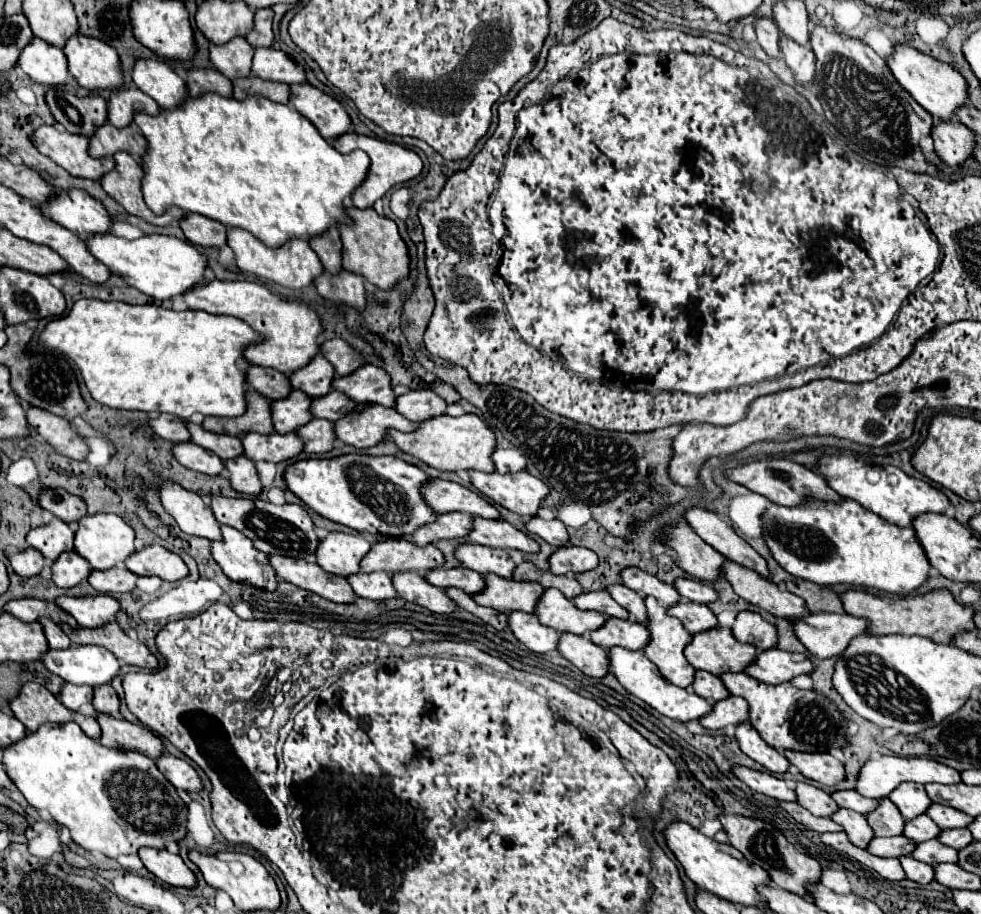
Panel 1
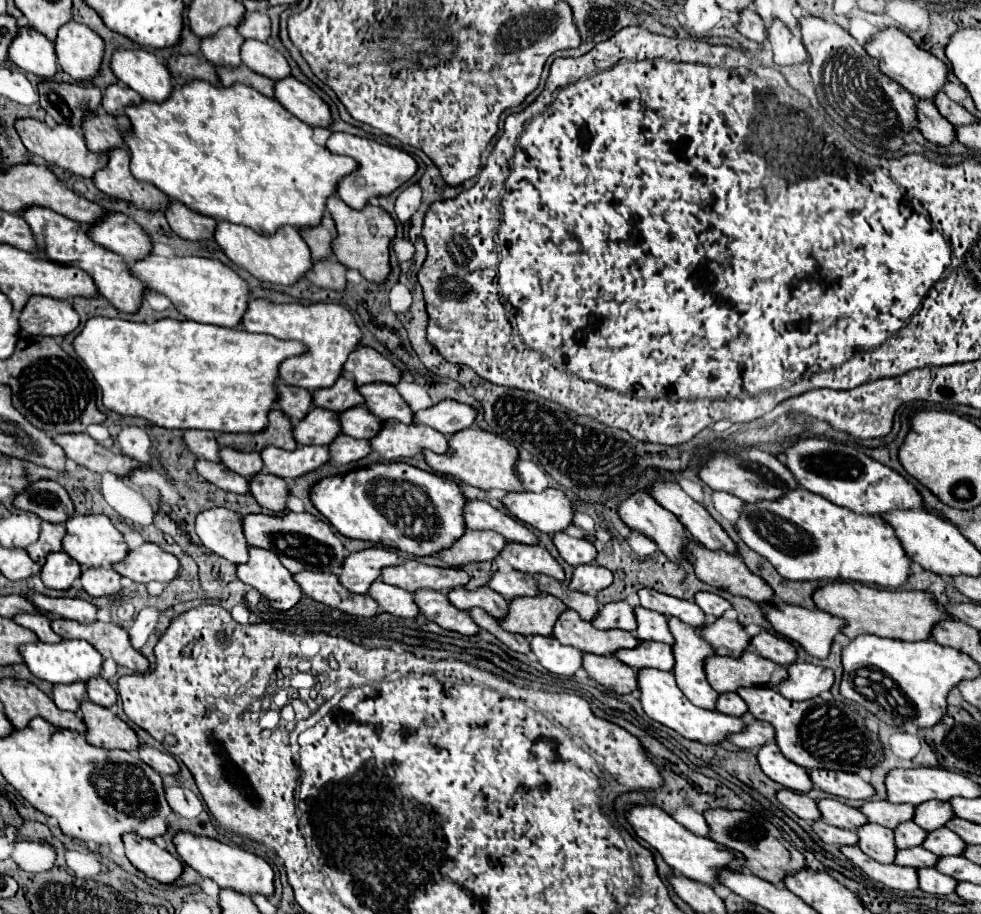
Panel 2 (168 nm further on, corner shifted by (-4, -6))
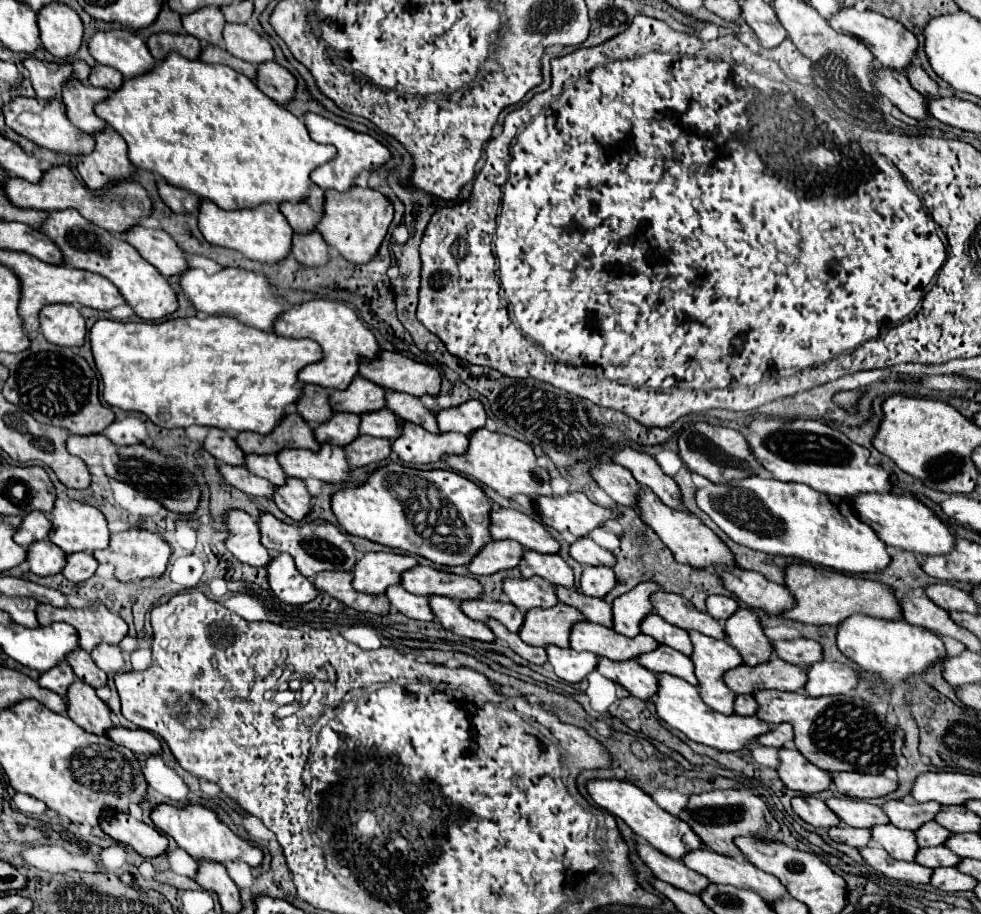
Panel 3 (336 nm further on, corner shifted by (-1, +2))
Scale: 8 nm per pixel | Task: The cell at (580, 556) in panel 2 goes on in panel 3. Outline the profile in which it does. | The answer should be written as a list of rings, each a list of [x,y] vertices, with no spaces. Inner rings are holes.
[[[581,538],[581,540],[575,540],[571,544],[571,556],[573,560],[577,560],[579,564],[585,564],[585,566],[615,566],[617,564],[617,558],[601,548],[599,544],[595,544],[591,538]]]

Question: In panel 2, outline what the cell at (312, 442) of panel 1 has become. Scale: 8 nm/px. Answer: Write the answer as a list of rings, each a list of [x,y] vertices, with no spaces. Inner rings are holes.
[[[338,434],[330,444],[328,444],[328,452],[330,452],[330,460],[338,462],[338,464],[348,464],[354,460],[360,460],[364,456],[370,454],[368,442],[366,440],[356,440],[352,436],[346,434]]]

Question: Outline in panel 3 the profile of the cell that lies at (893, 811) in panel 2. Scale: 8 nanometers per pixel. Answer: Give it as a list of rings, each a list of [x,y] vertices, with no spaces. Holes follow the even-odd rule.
[[[889,800],[883,806],[885,814],[897,828],[917,830],[925,822],[935,820],[935,816],[941,812],[941,804],[919,804],[919,802],[903,802],[903,800]]]

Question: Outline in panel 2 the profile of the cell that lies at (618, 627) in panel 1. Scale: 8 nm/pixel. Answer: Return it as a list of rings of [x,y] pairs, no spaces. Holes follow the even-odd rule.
[[[640,640],[636,648],[620,648],[612,656],[616,656],[632,668],[672,670],[672,648],[664,642]]]

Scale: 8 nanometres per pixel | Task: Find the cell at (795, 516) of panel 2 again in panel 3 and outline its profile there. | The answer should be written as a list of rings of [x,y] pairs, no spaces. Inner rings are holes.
[[[749,476],[699,488],[695,500],[733,542],[751,550],[791,556],[847,574],[879,572],[891,562],[885,544],[855,516],[849,500],[817,492],[805,484]]]

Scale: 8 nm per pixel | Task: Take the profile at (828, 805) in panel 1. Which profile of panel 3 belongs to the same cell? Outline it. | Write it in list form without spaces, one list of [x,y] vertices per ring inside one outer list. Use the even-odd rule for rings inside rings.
[[[829,798],[827,806],[847,824],[853,828],[873,828],[877,824],[889,824],[887,814],[867,802],[867,800],[853,800],[853,798]]]

